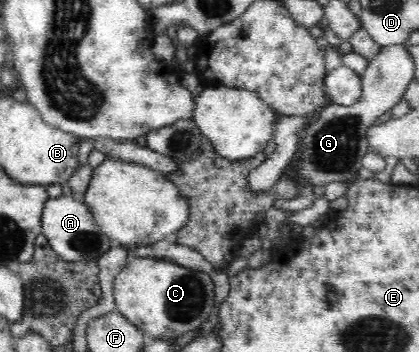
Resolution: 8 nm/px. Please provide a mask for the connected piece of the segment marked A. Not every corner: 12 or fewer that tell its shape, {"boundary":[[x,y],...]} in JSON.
{"boundary":[[80,198],[48,199],[49,248],[70,262],[97,259],[115,243]]}

